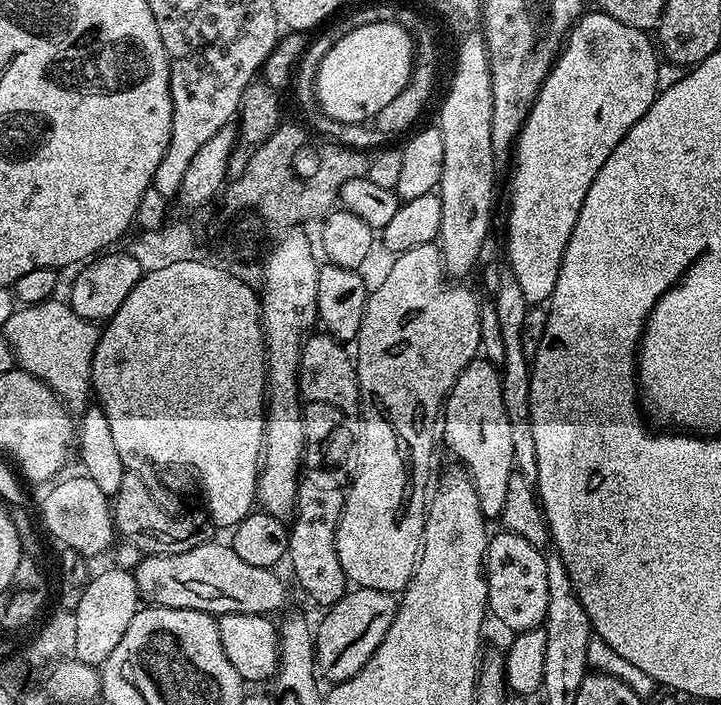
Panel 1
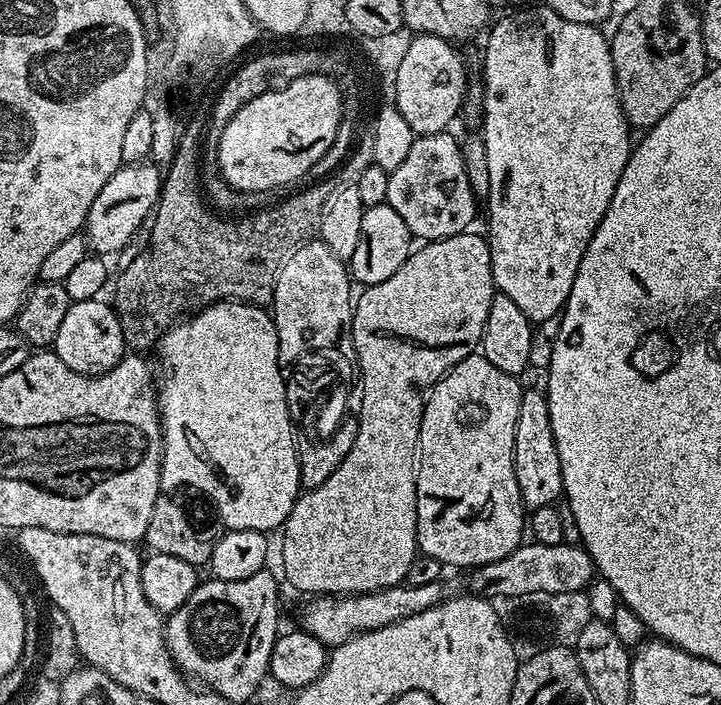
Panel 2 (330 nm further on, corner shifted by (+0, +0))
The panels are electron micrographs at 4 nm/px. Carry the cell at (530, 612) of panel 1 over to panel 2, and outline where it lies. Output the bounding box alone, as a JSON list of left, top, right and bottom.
[514,387,564,509]

